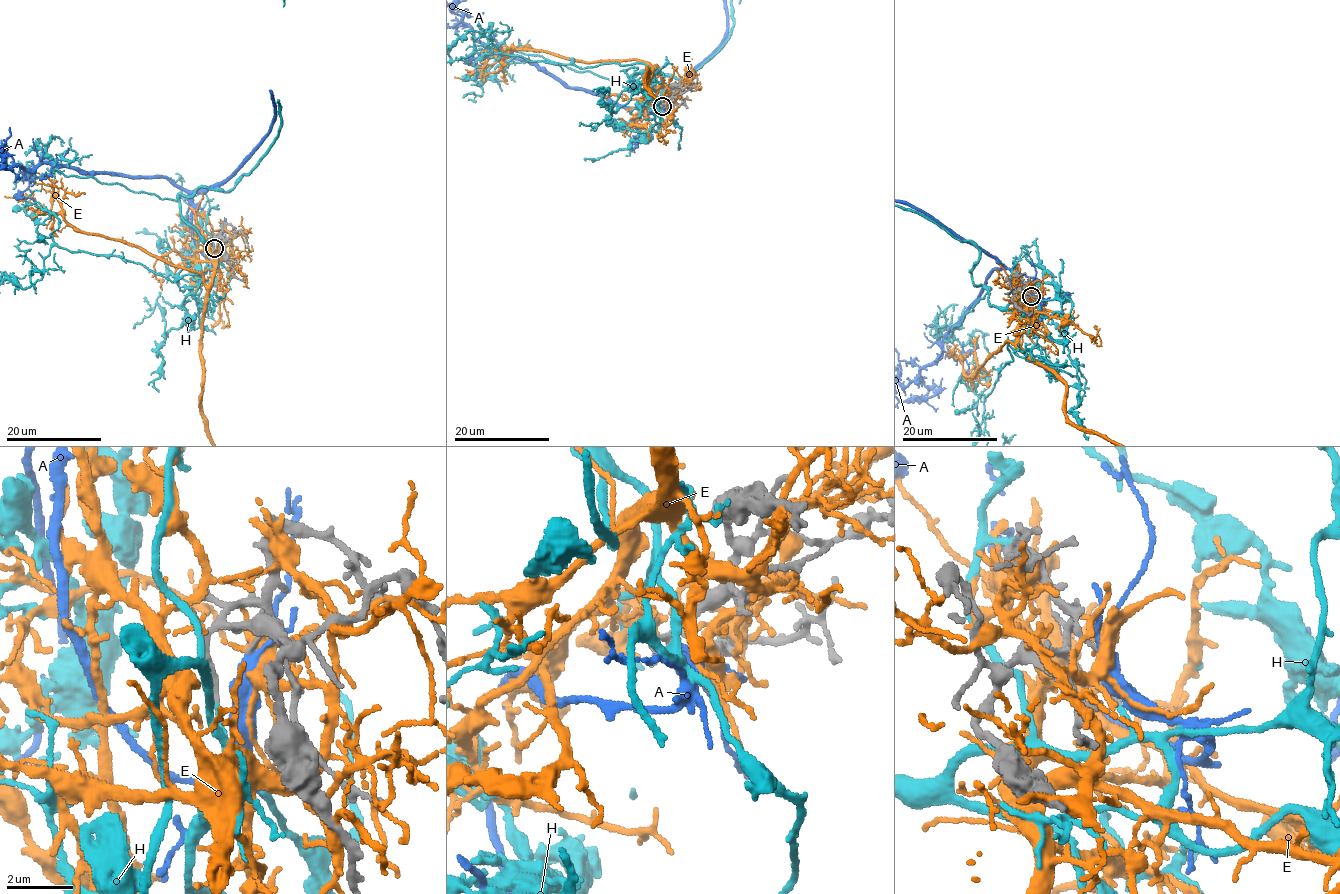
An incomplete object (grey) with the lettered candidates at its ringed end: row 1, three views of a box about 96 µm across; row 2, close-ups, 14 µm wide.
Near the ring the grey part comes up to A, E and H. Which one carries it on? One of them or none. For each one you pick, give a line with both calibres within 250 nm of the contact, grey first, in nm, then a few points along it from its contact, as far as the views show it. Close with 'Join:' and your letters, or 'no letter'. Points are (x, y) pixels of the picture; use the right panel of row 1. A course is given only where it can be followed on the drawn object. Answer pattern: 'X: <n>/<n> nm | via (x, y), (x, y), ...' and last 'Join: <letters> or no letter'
H: 200/160 nm
Join: H

